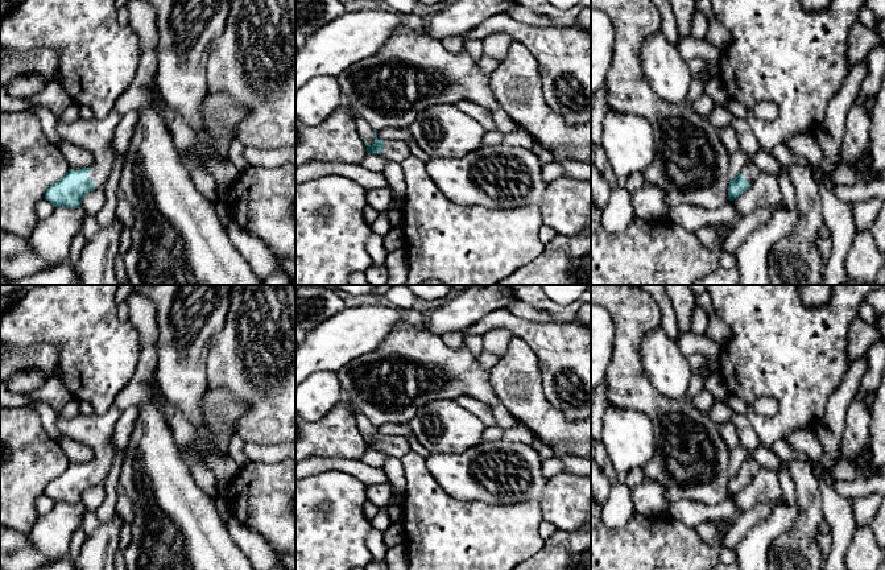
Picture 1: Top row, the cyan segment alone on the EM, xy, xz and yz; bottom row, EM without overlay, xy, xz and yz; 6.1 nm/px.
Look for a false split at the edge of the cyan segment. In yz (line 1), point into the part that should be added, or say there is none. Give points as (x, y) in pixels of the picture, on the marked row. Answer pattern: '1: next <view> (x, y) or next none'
1: next yz (751, 172)

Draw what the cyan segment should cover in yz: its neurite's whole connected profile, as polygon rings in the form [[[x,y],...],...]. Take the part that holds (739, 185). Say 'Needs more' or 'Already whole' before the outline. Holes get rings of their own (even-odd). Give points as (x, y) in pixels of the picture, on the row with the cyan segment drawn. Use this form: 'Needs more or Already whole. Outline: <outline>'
Needs more. Outline: [[[750,162],[745,165],[735,179],[731,178],[728,185],[728,199],[733,201],[747,191],[756,182],[760,173],[761,170],[754,164]]]

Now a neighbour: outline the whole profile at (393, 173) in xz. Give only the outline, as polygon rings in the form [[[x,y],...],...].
[[[385,158],[385,169],[382,174],[385,175],[390,190],[394,193],[394,197],[401,203],[402,210],[402,202],[406,194],[406,183],[400,162]]]

